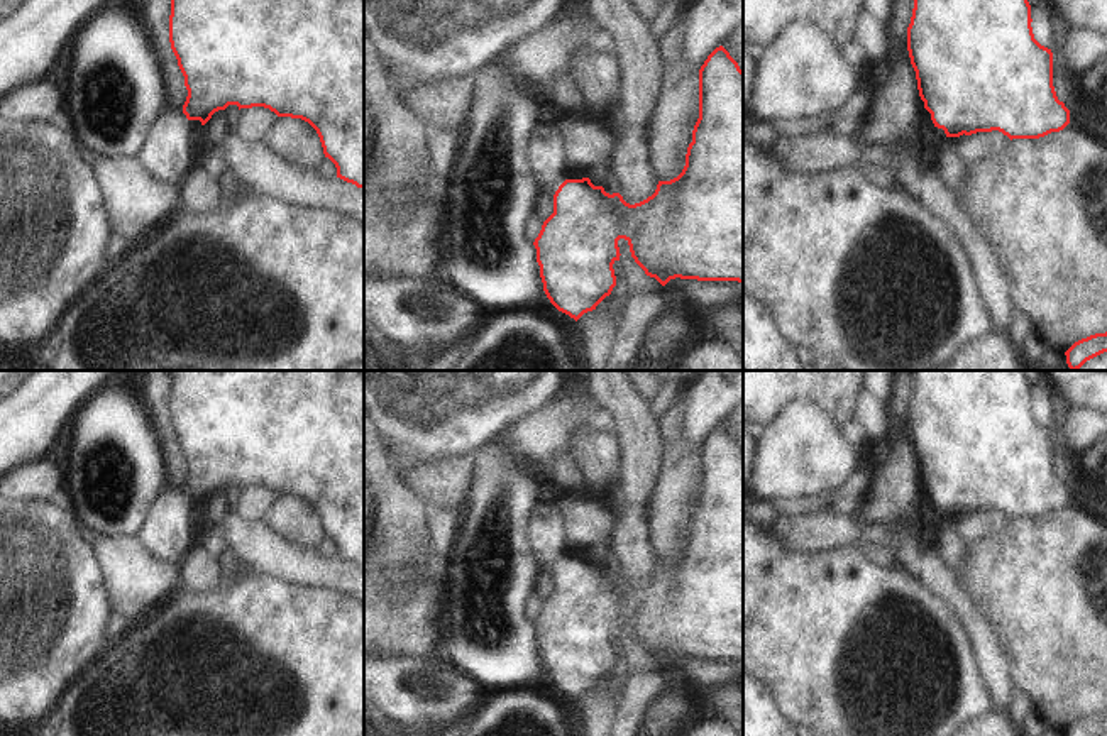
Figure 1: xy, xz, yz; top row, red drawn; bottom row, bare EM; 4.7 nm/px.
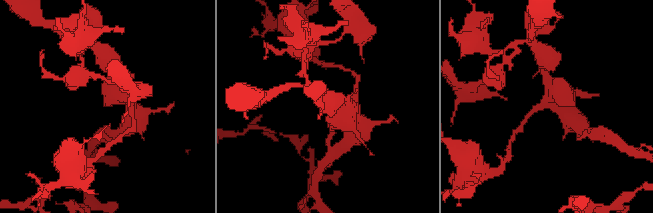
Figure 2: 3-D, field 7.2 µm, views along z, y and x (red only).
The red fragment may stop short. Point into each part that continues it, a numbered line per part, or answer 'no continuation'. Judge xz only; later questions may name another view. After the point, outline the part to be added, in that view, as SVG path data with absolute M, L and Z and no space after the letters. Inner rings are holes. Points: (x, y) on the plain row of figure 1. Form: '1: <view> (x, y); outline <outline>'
1: xz (547, 540); outline M538 501L530 513L530 548L542 570L552 575L565 558L582 558L564 533L564 516L554 503Z

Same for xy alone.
1: xy (173, 523); outline M168 484L151 503L137 538L162 562L178 563L201 538L200 499L188 499L183 487Z

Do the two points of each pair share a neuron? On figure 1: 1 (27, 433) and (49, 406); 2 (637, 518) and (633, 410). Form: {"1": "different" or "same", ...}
{"1": "same", "2": "same"}

